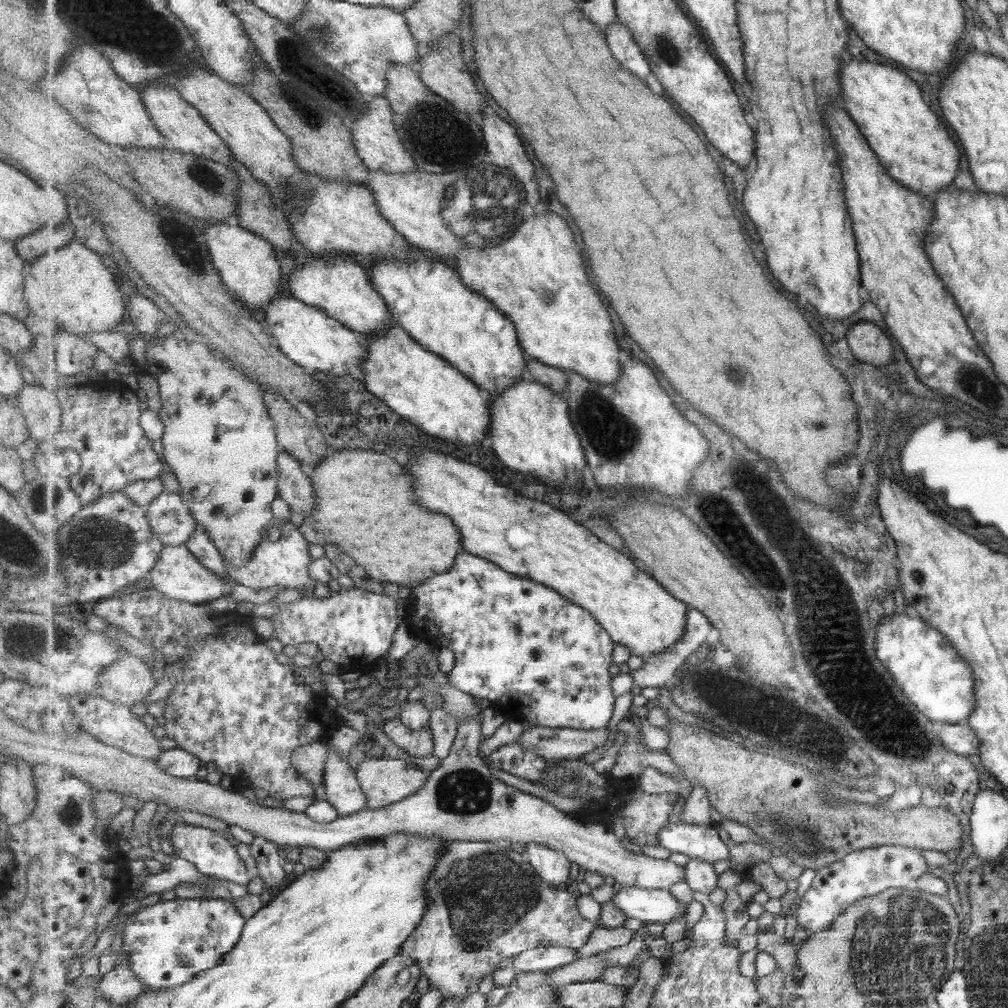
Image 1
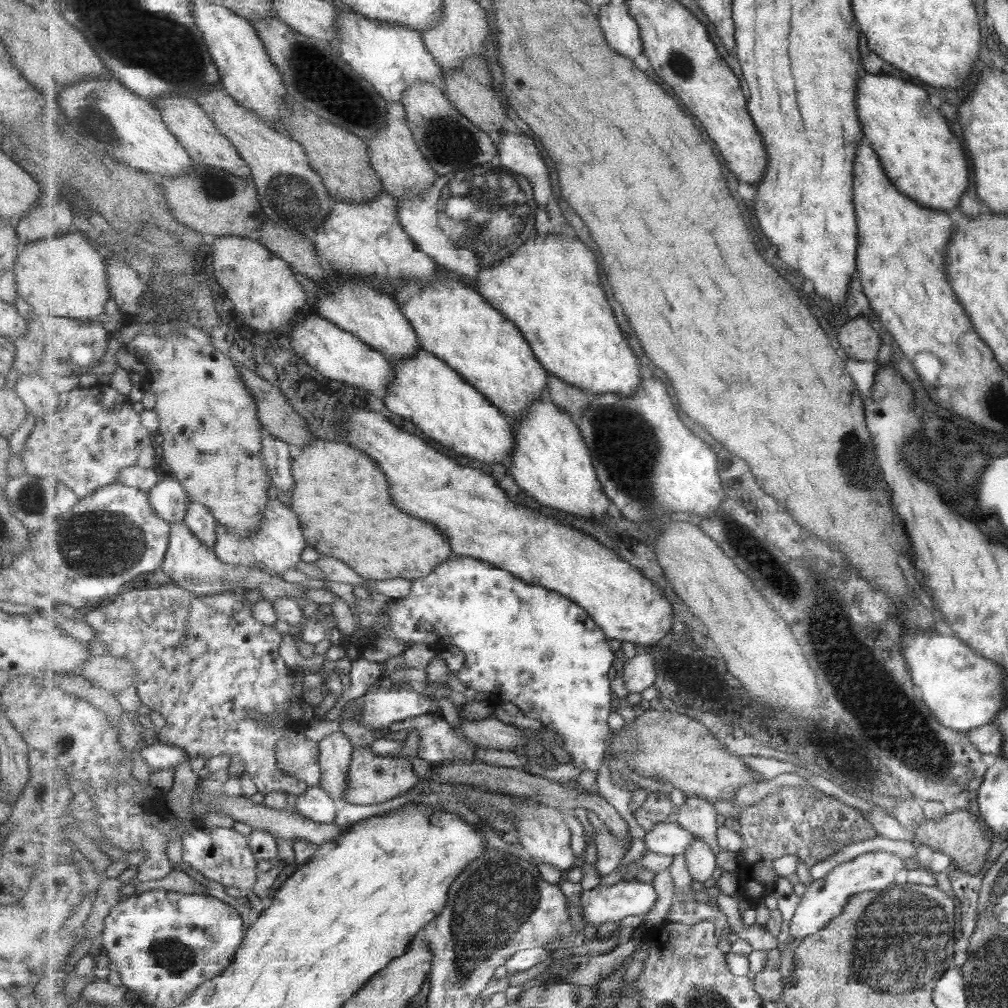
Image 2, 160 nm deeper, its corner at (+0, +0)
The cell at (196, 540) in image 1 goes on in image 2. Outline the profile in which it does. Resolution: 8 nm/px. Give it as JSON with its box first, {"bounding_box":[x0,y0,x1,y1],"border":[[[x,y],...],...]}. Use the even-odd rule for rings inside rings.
{"bounding_box":[184,502,219,548],"border":[[[190,502],[184,521],[189,525],[196,537],[199,537],[208,547],[214,548],[219,522],[208,506]]]}

